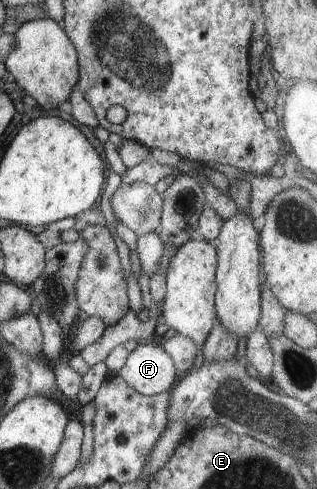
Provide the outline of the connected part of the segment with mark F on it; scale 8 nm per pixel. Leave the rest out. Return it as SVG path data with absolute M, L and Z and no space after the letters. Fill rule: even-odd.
M161 342L148 343L138 345L135 351L129 353L127 363L117 375L131 389L143 396L153 396L170 391L177 379L177 369Z

